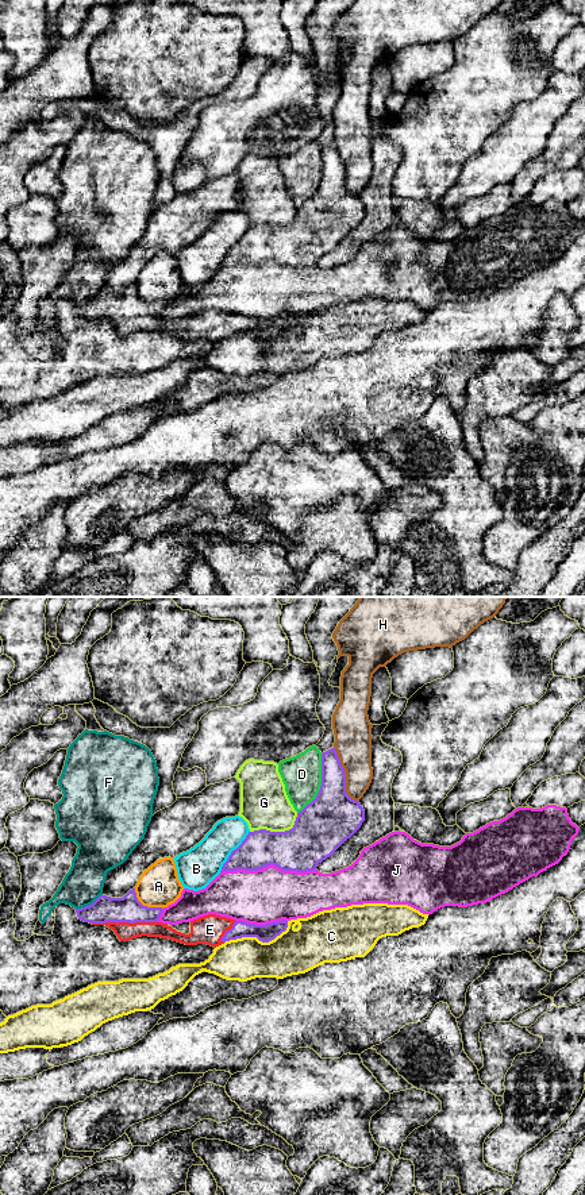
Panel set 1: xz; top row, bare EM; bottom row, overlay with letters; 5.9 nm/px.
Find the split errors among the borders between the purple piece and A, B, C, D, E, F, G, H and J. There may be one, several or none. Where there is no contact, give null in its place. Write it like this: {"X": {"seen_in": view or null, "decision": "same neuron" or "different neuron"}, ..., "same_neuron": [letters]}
{"A": {"seen_in": "xz", "decision": "different neuron"}, "B": {"seen_in": "xz", "decision": "different neuron"}, "C": {"seen_in": "xz", "decision": "different neuron"}, "D": {"seen_in": "xz", "decision": "different neuron"}, "E": {"seen_in": "xz", "decision": "same neuron"}, "F": {"seen_in": "xz", "decision": "different neuron"}, "G": {"seen_in": "xz", "decision": "different neuron"}, "H": {"seen_in": "xz", "decision": "different neuron"}, "J": {"seen_in": "xz", "decision": "different neuron"}, "same_neuron": ["E"]}

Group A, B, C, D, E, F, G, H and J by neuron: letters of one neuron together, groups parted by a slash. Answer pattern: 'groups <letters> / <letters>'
groups A / B / C / D / E / F / G / H / J

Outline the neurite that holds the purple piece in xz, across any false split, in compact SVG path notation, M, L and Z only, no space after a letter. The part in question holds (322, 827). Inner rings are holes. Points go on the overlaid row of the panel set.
M335 748L322 753L322 786L316 798L297 813L295 825L285 832L259 829L249 832L242 844L231 852L220 872L257 871L270 864L282 871L315 871L317 864L350 839L365 821L365 810L359 801L351 799L346 793L346 772Z

